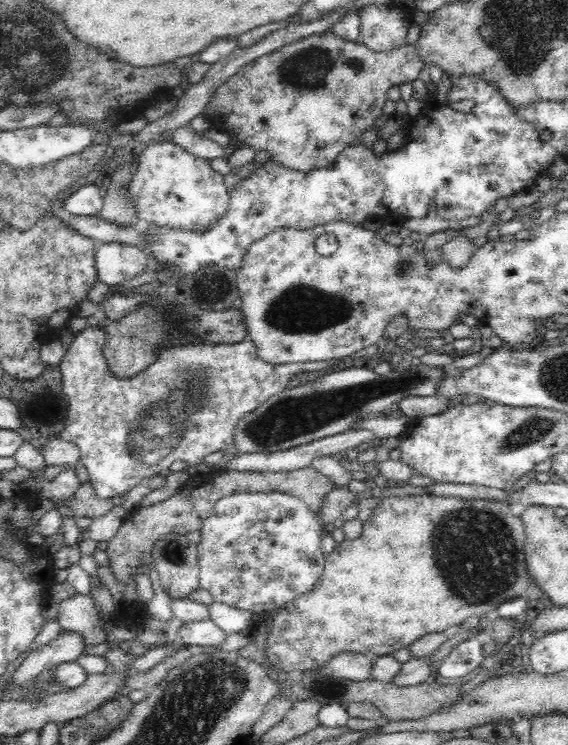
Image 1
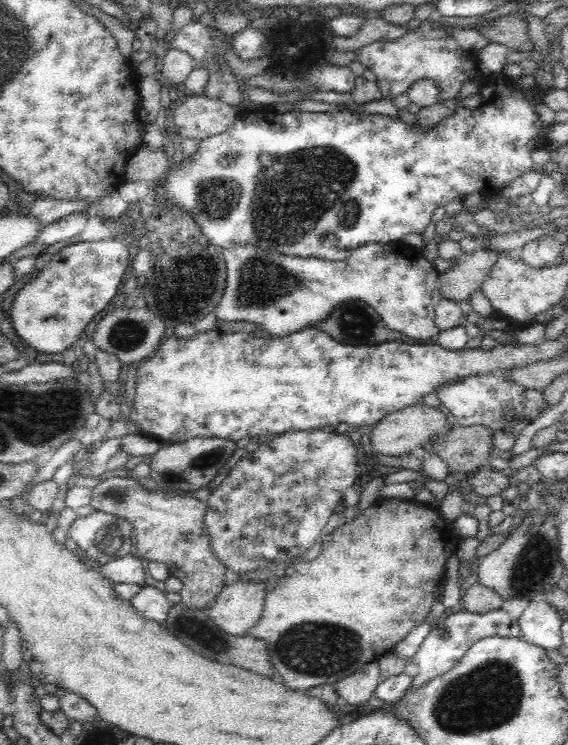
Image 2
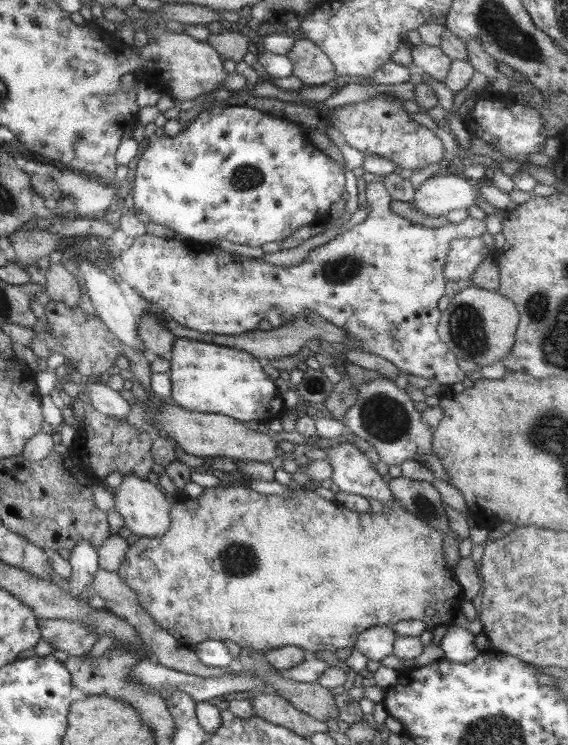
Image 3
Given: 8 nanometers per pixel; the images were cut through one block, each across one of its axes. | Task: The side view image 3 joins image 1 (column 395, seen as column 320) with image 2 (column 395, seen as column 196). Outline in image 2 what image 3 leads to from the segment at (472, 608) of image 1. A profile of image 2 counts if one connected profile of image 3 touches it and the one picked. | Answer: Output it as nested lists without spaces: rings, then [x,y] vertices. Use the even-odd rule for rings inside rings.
[[[416,497],[382,499],[372,507],[365,509],[363,513],[351,520],[347,524],[336,528],[331,534],[322,536],[322,551],[318,558],[307,562],[294,562],[284,571],[284,576],[277,583],[277,586],[270,586],[265,593],[264,606],[260,620],[249,630],[251,637],[257,640],[264,640],[268,644],[268,654],[270,662],[280,672],[284,678],[284,684],[292,690],[296,688],[314,688],[323,684],[338,682],[348,675],[359,671],[365,664],[375,661],[381,655],[385,655],[390,648],[406,638],[407,634],[420,626],[429,615],[435,592],[446,578],[447,562],[450,559],[448,552],[448,542],[450,542],[450,524],[442,516],[438,508],[431,503],[423,502]]]

